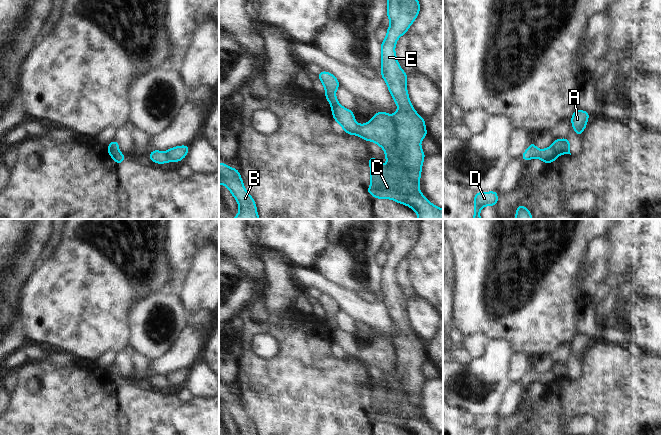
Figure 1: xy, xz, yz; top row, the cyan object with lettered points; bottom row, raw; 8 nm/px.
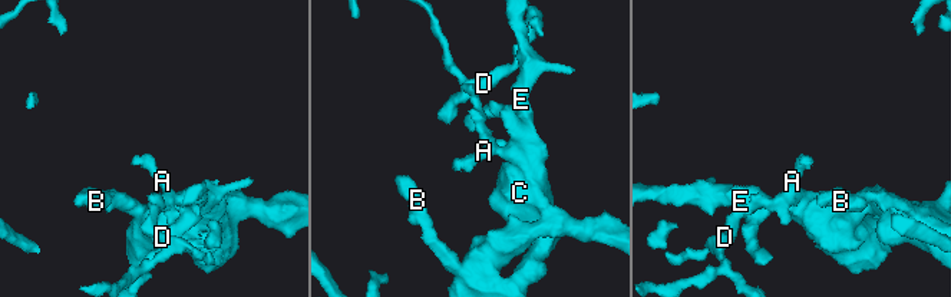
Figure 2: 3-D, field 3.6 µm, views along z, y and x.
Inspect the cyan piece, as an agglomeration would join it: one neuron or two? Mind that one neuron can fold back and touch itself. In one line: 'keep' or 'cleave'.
cleave

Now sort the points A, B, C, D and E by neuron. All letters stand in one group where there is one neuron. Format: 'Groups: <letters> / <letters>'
Groups: A / B C D E.

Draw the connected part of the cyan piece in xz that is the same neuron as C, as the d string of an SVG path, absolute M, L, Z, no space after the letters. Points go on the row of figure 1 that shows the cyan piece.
M387 0L387 17L390 26L381 42L381 77L399 109L391 115L395 125L393 152L385 151L388 166L369 157L371 186L366 191L377 199L392 199L406 205L406 197L400 190L400 174L404 169L416 187L420 185L425 158L421 141L427 136L425 119L414 109L407 92L407 73L400 67L395 54L399 37L407 33L420 11L419 0Z

